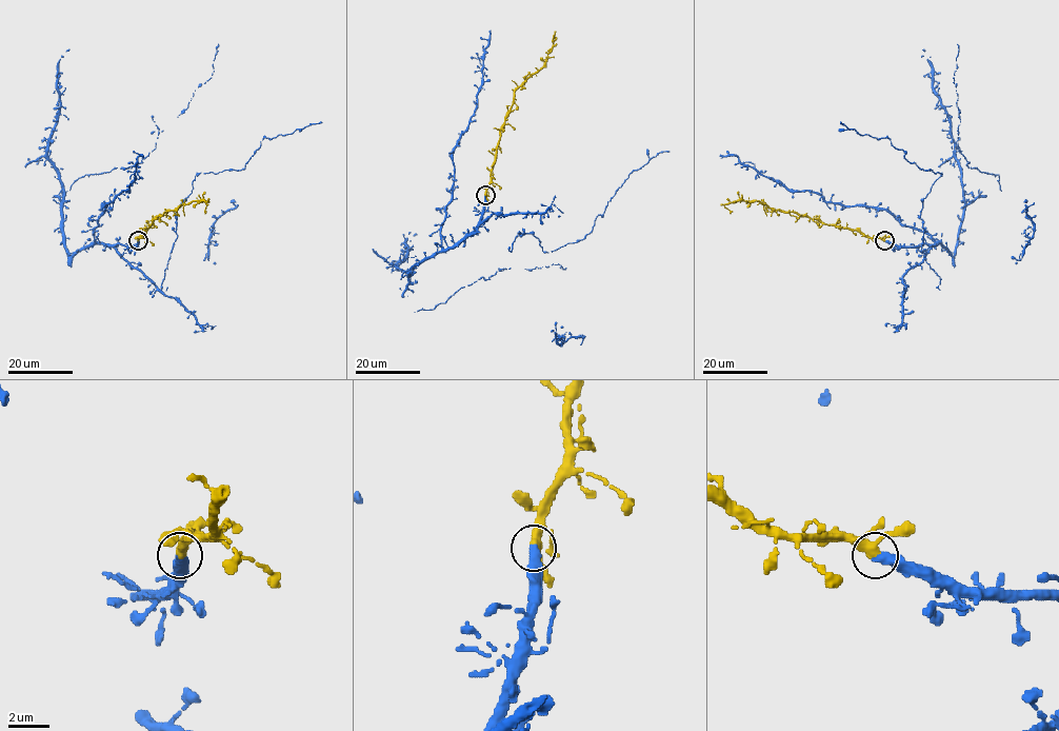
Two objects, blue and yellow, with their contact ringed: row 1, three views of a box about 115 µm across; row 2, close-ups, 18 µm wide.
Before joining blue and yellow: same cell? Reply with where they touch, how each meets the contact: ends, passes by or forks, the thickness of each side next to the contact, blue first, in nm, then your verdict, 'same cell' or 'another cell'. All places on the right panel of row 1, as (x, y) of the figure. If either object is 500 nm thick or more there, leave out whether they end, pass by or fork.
at (884, 240); blue ends there; yellow passes by; 480 nm thick on the blue side, 320 nm on the other; same cell

